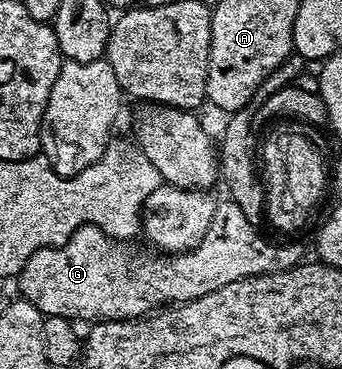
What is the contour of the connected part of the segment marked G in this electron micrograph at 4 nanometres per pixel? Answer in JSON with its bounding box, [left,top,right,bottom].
[16,198,303,322]

